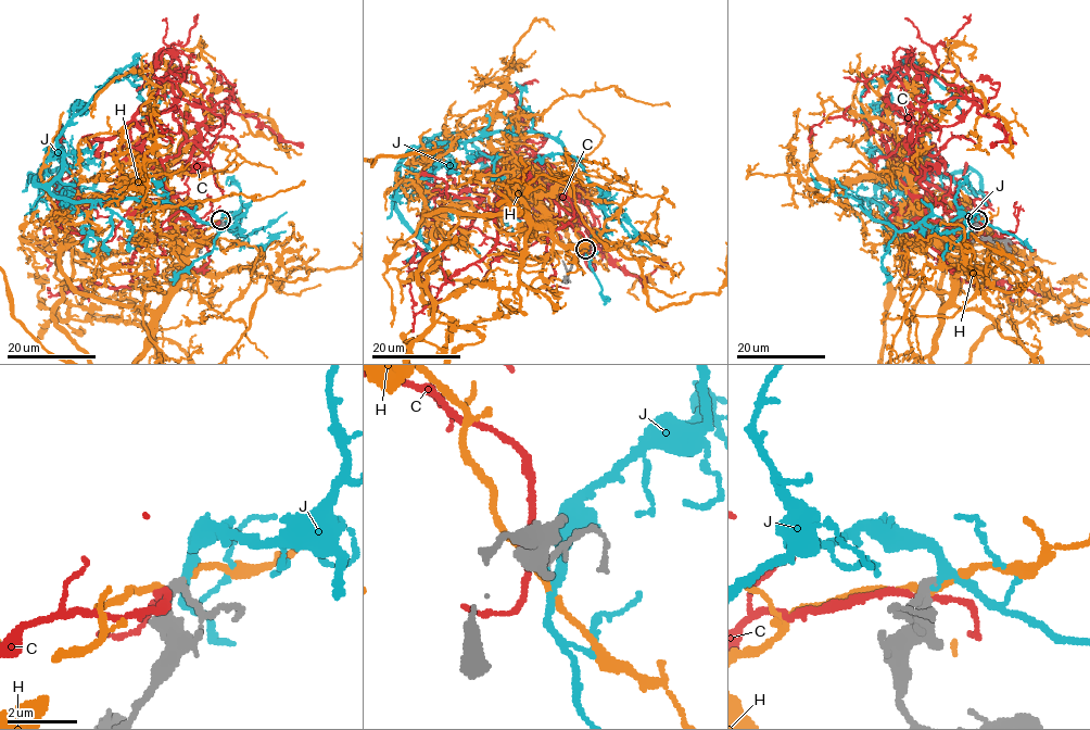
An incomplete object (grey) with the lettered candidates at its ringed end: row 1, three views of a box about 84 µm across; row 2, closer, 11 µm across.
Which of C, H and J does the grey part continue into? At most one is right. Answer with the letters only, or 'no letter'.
J

